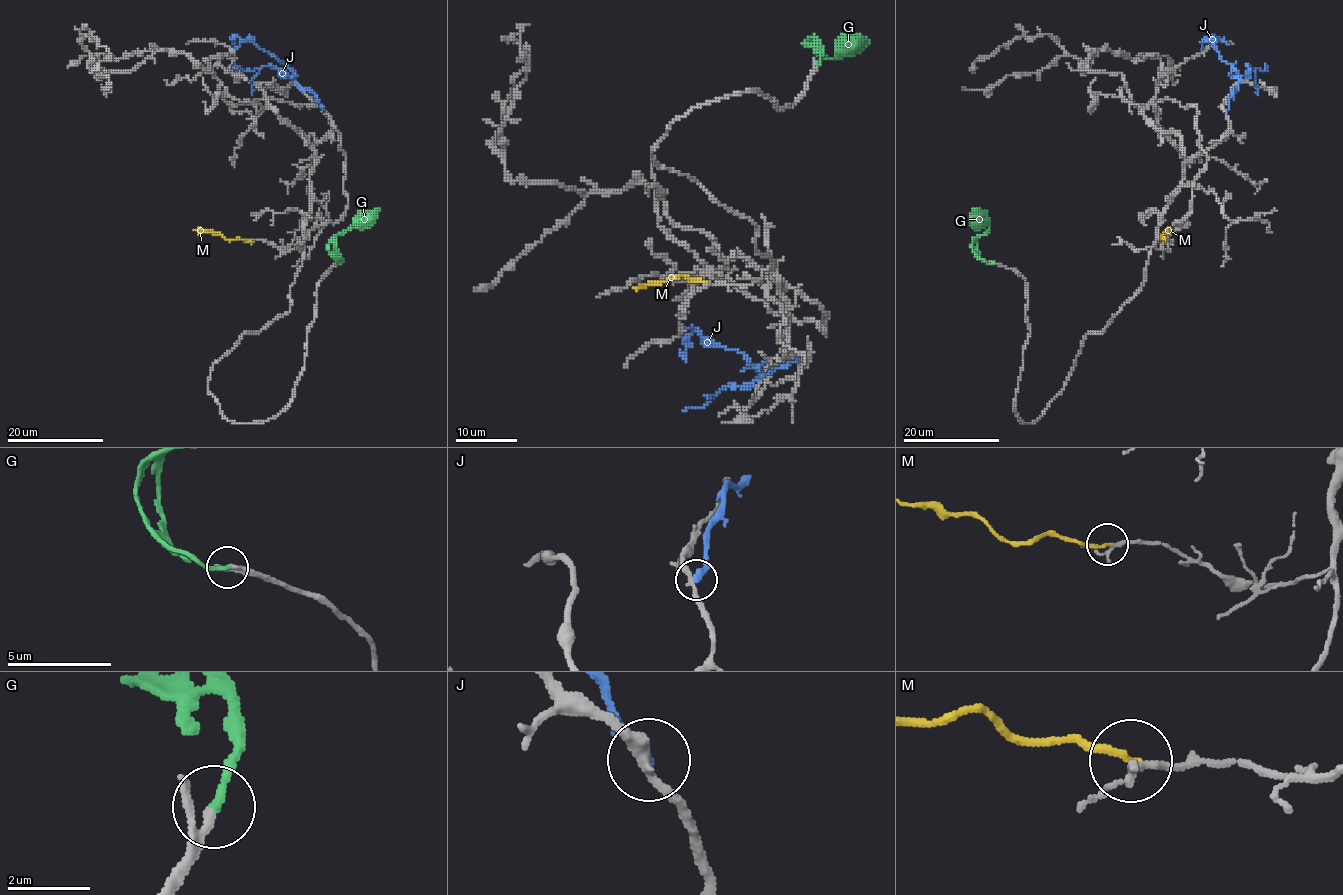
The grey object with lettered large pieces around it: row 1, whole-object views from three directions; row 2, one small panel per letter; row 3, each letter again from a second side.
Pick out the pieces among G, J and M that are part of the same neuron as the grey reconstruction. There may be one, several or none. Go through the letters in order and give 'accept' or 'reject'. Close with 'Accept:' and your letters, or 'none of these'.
G: accept
J: reject
M: accept
Accept: G, M

